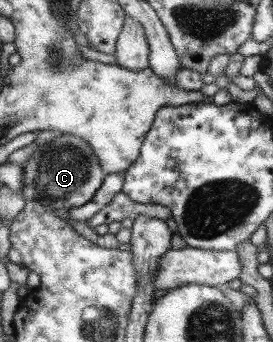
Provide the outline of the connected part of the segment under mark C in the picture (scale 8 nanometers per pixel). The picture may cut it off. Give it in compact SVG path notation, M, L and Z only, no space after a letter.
M57 133L53 140L37 148L35 156L41 156L35 181L37 190L35 201L42 206L51 206L55 210L62 208L71 210L88 205L96 197L97 190L104 184L104 178L107 176L92 146L89 146L85 139L73 134Z

